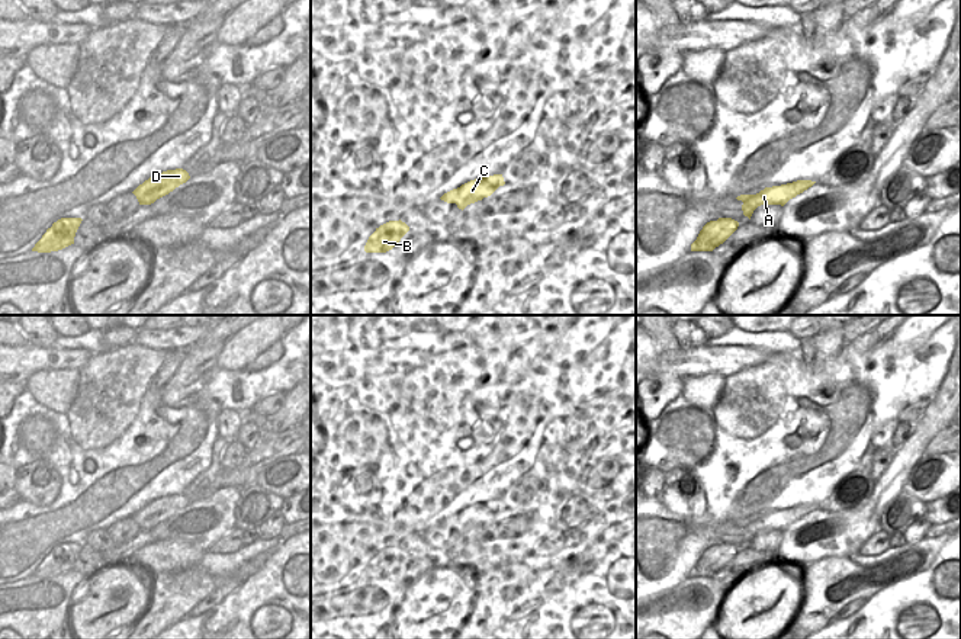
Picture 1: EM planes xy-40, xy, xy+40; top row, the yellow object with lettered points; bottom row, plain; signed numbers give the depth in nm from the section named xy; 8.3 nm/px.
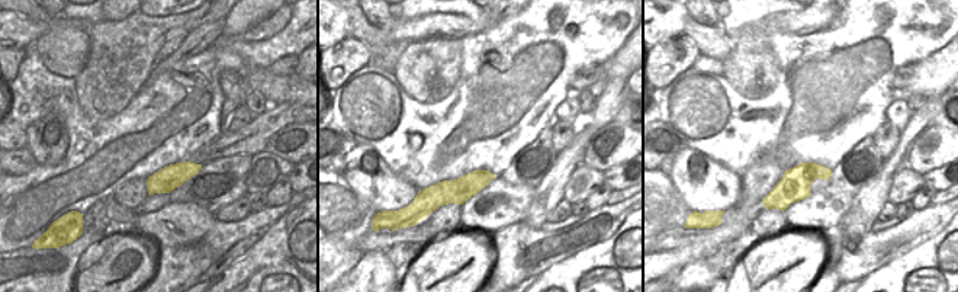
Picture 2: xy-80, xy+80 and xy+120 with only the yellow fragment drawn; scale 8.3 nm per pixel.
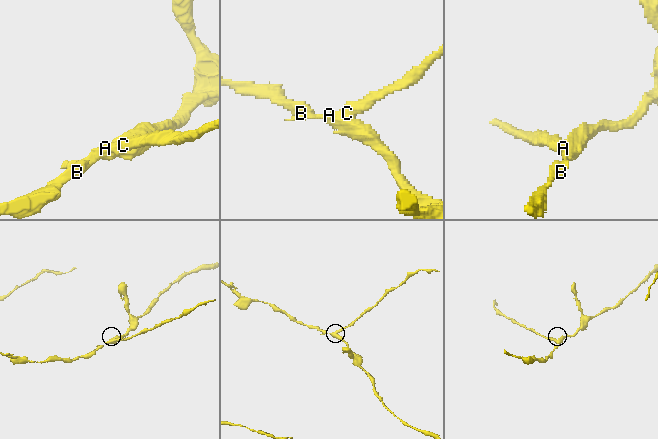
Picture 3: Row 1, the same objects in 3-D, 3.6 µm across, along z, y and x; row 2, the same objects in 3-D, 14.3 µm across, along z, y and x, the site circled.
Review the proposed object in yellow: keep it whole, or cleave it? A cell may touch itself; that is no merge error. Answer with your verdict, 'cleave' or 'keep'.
cleave

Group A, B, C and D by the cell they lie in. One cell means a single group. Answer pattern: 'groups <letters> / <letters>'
groups A B / C D

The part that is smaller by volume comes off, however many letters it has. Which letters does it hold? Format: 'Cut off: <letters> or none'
Cut off: C, D

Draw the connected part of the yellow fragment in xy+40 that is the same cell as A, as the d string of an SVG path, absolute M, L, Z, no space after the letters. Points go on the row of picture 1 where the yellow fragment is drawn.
M781 186L765 187L756 195L740 195L736 199L742 200L743 215L751 219L753 211L761 205L781 205L784 206L790 200L790 189Z

